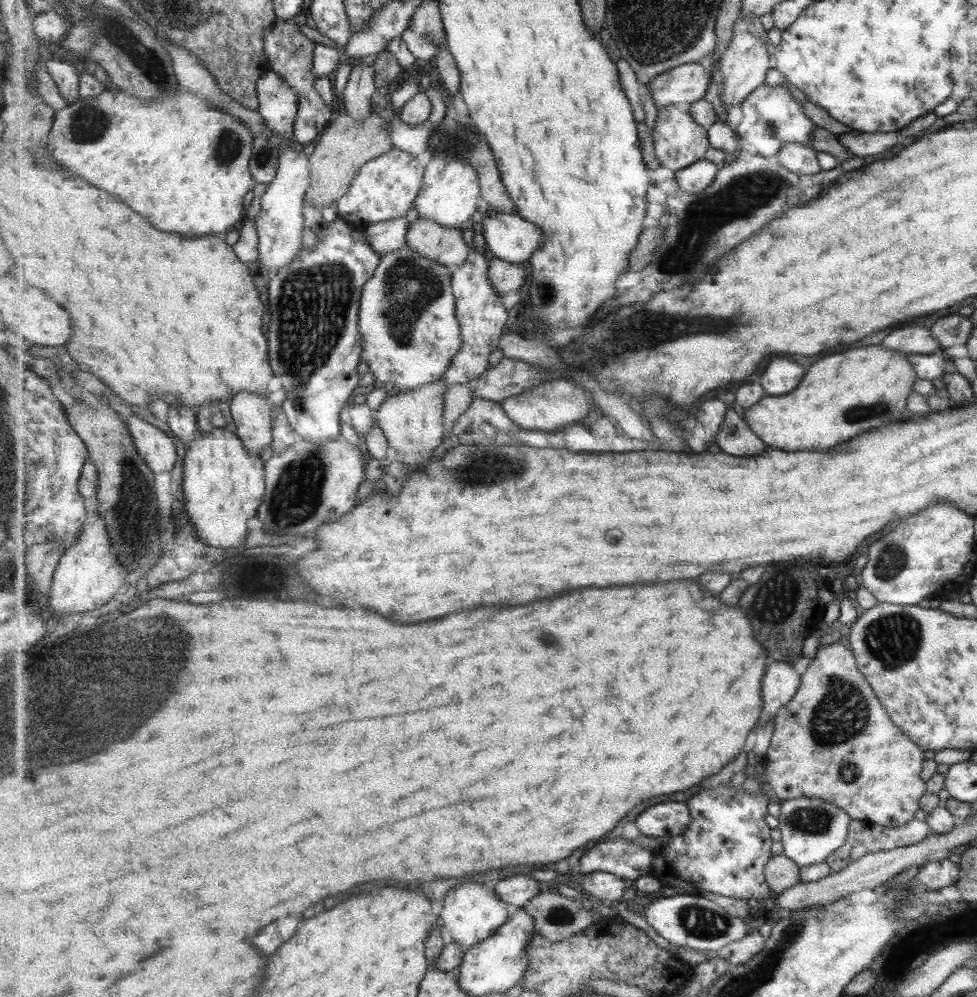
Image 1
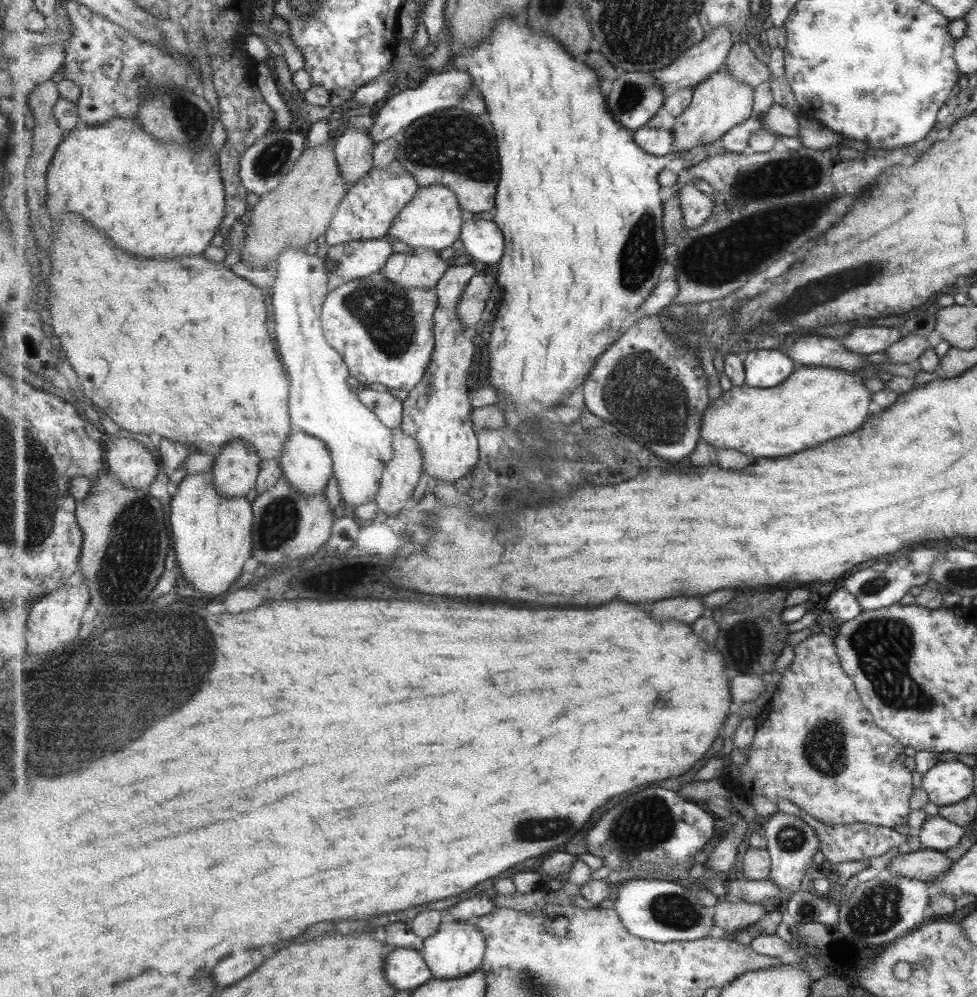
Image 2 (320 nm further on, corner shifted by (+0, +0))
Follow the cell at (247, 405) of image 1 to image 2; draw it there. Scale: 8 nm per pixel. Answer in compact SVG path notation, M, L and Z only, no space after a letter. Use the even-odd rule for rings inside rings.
M237 438L223 447L223 453L215 457L214 481L218 487L219 494L225 498L239 498L247 496L253 488L256 488L259 480L259 468L261 468L261 457L255 447L251 446L245 438Z

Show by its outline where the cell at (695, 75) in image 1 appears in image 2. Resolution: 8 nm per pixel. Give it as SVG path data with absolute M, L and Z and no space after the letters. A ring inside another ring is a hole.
M624 72L613 80L612 86L607 98L610 114L630 132L645 126L664 106L667 96L654 73Z

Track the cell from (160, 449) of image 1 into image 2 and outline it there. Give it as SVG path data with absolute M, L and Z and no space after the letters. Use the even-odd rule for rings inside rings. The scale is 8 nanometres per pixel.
M111 435L104 438L106 464L126 488L144 489L157 478L161 464L134 439Z

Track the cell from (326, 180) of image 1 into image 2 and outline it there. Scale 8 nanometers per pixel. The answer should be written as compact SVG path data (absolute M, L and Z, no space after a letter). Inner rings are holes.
M326 142L323 146L306 148L281 184L261 197L247 224L245 242L240 250L242 262L250 268L269 268L277 264L288 248L305 248L326 234L348 190L335 147Z

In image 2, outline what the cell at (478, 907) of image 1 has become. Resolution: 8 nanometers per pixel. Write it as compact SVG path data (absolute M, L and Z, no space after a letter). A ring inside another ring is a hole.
M453 920L449 924L442 924L435 936L424 941L421 953L433 973L433 978L461 978L482 968L486 949L487 938L483 931L479 931L475 922Z

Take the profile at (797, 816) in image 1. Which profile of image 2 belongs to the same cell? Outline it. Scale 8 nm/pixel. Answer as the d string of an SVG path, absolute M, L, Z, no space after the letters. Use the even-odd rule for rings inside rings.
M779 811L769 817L769 821L764 826L764 832L768 841L766 849L772 856L770 880L781 889L781 894L776 900L780 901L780 905L787 904L802 888L809 868L814 865L813 856L819 852L821 839L818 837L817 830L803 819Z

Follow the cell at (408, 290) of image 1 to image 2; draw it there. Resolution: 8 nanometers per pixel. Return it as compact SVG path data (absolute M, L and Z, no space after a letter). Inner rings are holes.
M382 270L379 273L372 274L367 278L359 278L352 280L348 283L343 283L338 287L334 288L328 295L324 304L324 309L322 312L322 325L324 328L324 333L329 344L337 350L339 354L345 359L348 364L351 376L353 376L359 383L364 386L369 386L370 384L378 383L384 385L385 387L391 389L395 388L402 389L407 392L414 390L415 386L423 381L426 376L427 369L430 368L430 362L432 354L435 350L435 333L434 333L434 314L438 309L439 301L438 295L433 289L429 288L402 288L402 286L397 286L392 280L388 280L386 275L382 274Z

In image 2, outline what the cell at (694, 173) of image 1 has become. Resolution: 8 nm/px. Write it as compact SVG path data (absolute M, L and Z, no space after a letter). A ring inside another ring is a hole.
M687 183L679 189L677 196L681 199L686 230L699 228L712 218L716 202L713 196L699 190L695 183Z

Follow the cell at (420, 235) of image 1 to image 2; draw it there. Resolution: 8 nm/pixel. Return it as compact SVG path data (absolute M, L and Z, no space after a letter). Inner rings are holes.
M410 248L411 254L393 253L382 269L382 274L402 288L435 289L451 261L443 261L436 250Z

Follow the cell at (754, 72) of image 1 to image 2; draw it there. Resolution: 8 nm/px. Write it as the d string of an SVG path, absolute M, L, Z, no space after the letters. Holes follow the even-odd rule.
M725 66L705 82L698 84L694 88L694 99L689 108L675 118L674 125L670 128L674 134L674 151L695 152L705 144L719 140L737 125L753 117L754 90L747 82L739 82Z

